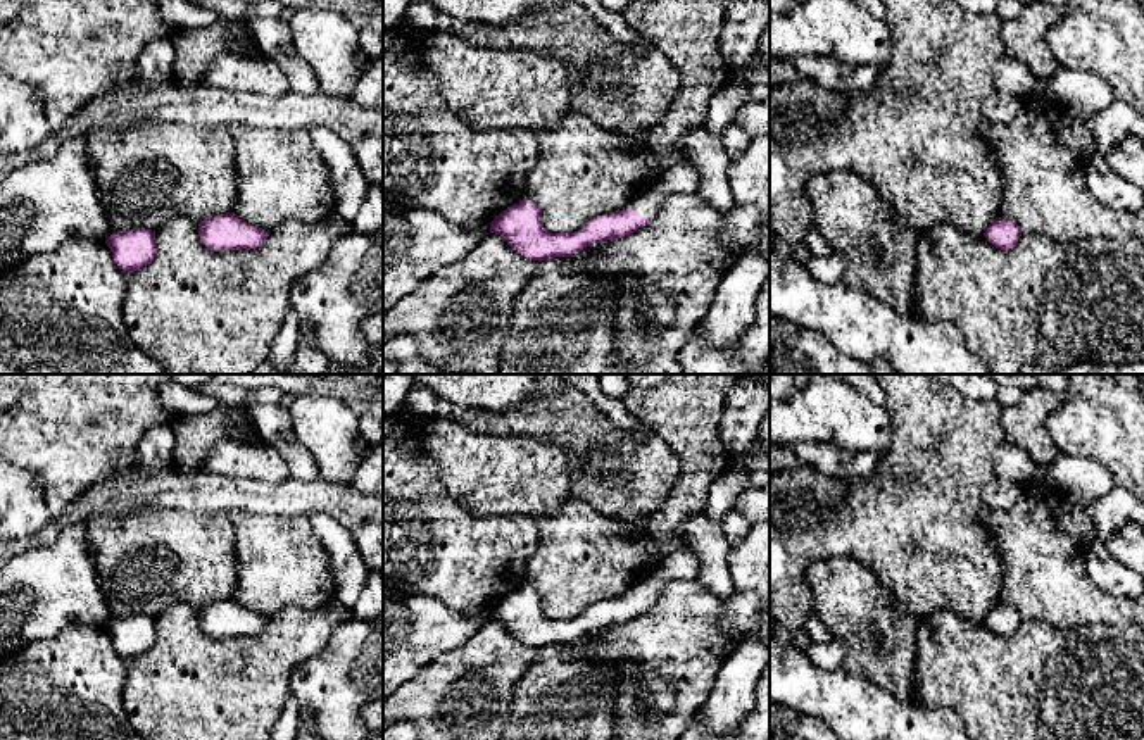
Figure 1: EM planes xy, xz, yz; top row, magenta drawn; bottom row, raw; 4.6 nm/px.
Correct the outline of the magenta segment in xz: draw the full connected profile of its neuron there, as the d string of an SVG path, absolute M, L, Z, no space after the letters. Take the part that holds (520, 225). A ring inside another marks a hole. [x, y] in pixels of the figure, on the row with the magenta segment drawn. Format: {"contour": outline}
{"contour": "M680 160L664 171L652 188L637 197L626 209L590 219L575 233L550 233L542 224L540 207L528 198L502 210L492 223L490 233L500 235L521 257L547 260L569 257L587 247L635 233L659 214L659 202L671 193L695 193L699 172Z"}

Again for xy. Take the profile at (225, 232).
{"contour": "M235 212L217 214L198 223L202 243L211 250L250 250L269 236L269 231L252 226Z"}

